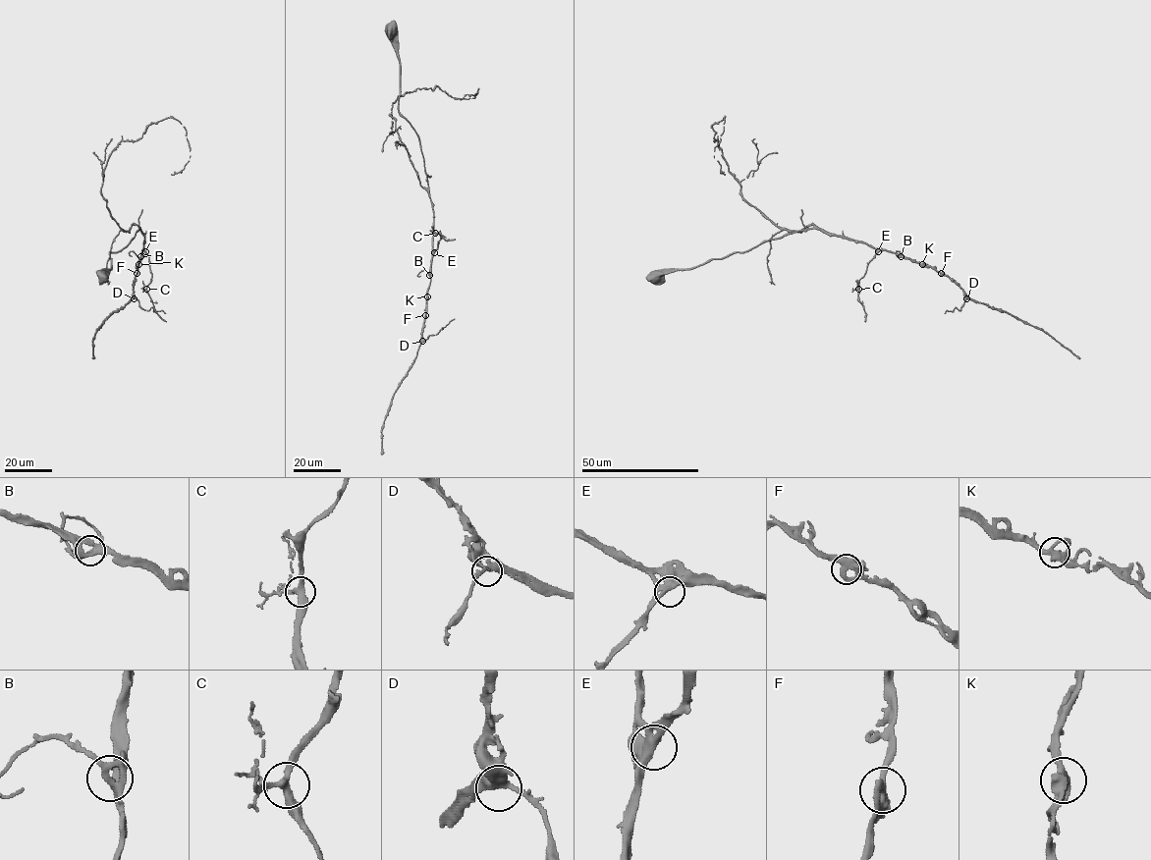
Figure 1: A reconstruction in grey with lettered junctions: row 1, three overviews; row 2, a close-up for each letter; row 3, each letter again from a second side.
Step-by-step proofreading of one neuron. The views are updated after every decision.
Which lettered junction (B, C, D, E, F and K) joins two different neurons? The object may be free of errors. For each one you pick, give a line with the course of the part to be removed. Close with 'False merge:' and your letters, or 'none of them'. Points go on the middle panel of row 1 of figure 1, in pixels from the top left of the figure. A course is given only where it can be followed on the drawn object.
False merge: none of them

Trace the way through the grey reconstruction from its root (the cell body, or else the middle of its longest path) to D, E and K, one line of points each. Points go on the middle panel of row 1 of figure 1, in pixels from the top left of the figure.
D: (391, 30), (396, 37), (400, 66), (399, 110), (418, 137), (433, 210), (430, 284), (422, 341)
E: (391, 30), (396, 37), (400, 66), (399, 113), (417, 134), (433, 210), (434, 252)
K: (391, 30), (396, 37), (400, 66), (399, 110), (418, 137), (433, 210), (427, 296)

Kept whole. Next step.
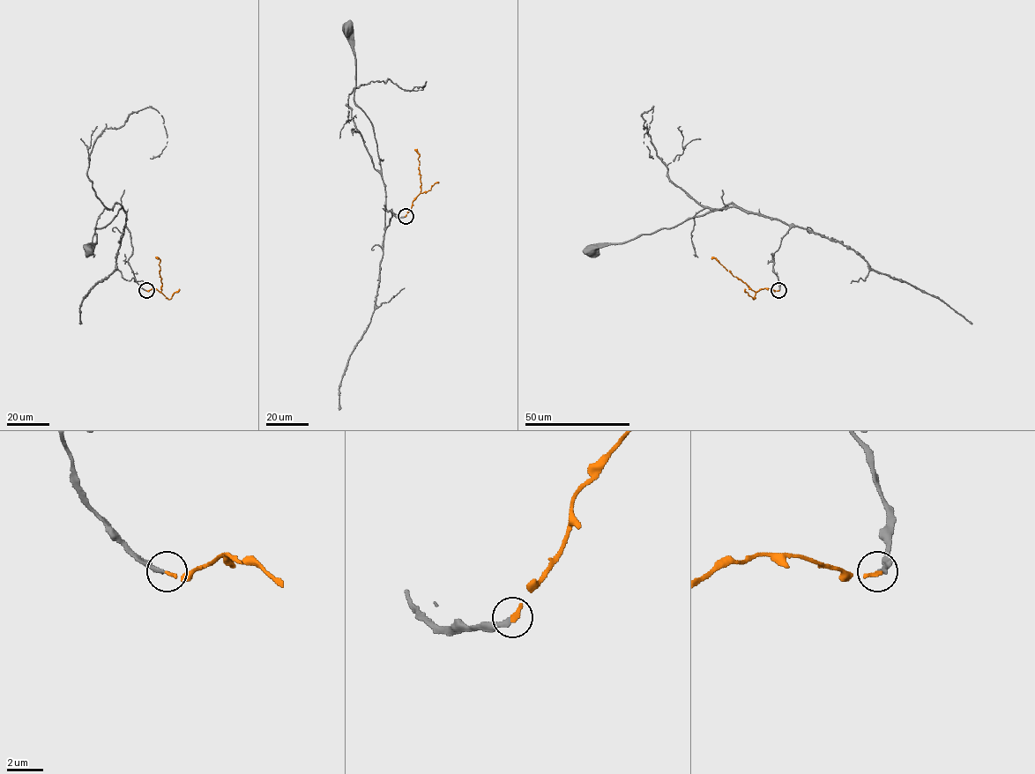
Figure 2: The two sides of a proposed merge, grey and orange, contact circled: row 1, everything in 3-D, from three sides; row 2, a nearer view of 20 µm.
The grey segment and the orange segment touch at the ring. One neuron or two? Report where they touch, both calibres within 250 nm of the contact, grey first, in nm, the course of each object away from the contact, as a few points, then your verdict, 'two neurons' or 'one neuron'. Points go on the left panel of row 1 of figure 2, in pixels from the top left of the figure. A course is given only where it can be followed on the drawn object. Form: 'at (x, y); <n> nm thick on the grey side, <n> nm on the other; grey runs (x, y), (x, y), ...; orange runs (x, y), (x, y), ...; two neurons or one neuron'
at (146, 290); 240 nm thick on the grey side, 200 nm on the other; grey runs (145, 290), (137, 283), (128, 262), (132, 249), (122, 207), (107, 225), (95, 228), (96, 241), (88, 249); orange runs (145, 290), (161, 290), (160, 260), (155, 256); one neuron

